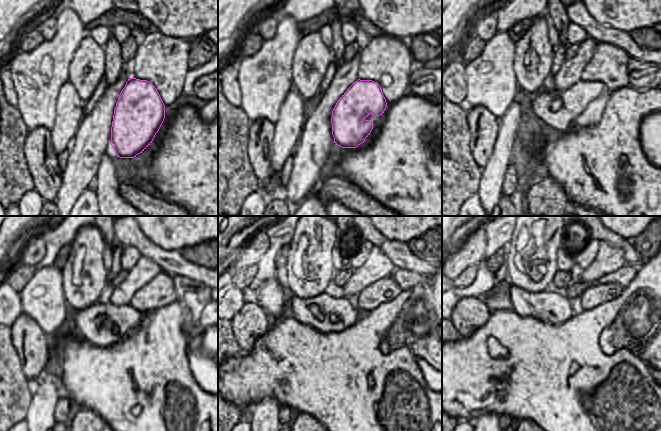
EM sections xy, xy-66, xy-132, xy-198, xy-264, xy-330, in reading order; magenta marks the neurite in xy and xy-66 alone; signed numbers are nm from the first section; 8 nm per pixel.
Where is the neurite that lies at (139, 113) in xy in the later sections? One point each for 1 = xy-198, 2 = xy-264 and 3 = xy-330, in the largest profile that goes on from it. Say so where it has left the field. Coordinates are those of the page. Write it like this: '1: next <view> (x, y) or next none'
1: next xy-198 (123, 319)
2: next xy-264 (325, 312)
3: next xy-330 (552, 306)

